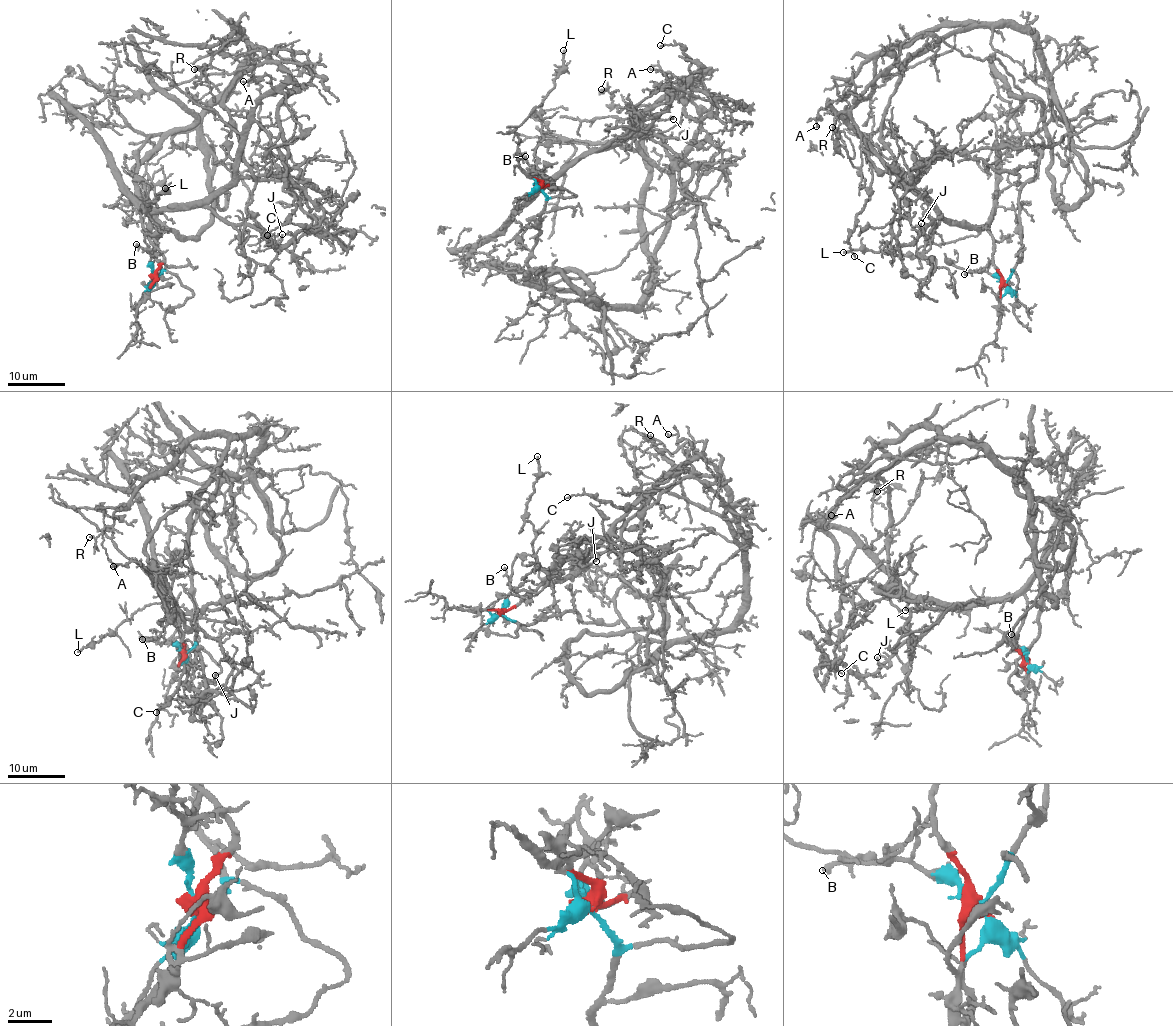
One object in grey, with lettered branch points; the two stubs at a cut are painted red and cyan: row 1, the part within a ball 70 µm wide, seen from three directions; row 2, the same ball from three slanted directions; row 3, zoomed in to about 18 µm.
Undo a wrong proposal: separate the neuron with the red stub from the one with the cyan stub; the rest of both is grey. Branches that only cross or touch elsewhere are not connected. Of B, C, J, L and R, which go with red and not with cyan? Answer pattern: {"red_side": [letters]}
{"red_side": ["B", "C", "J", "L"]}

